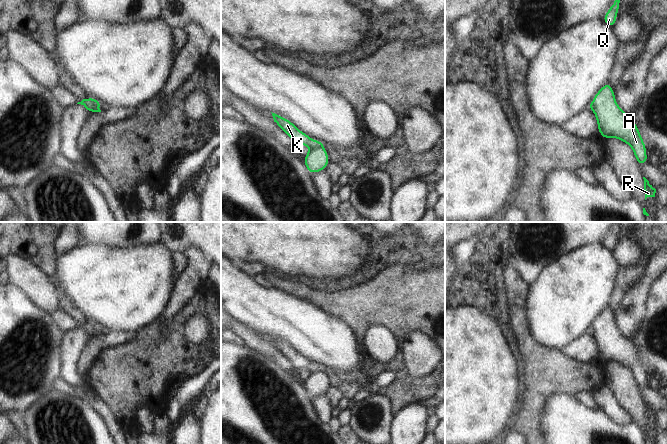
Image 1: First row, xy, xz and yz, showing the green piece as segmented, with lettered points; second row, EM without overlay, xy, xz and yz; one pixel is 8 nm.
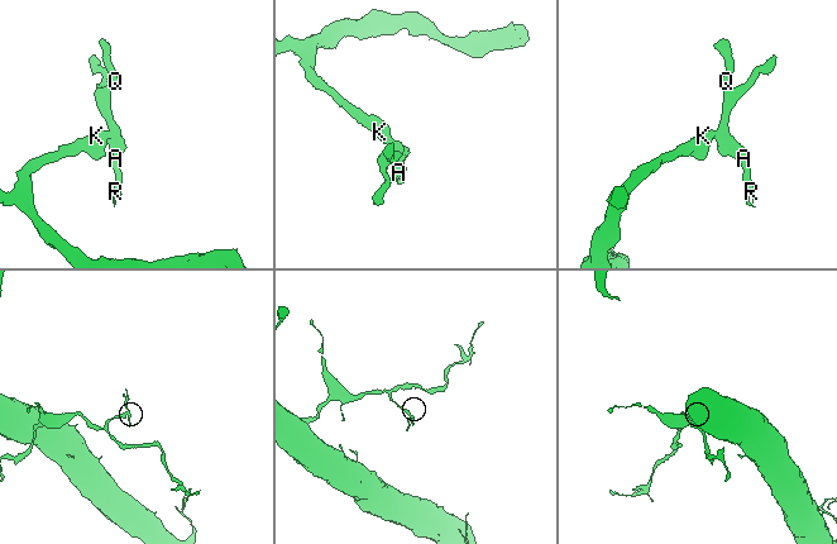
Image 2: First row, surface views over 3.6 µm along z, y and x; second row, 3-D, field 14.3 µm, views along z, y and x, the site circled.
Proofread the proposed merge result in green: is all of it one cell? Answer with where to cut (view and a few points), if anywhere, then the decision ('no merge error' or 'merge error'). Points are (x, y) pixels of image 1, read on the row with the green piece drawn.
xy (85, 98), (93, 106), (99, 108) | merge error

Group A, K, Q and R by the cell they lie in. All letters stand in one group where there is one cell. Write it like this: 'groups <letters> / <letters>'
groups A Q R / K

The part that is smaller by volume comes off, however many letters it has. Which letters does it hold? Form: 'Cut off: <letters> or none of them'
Cut off: A, Q, R

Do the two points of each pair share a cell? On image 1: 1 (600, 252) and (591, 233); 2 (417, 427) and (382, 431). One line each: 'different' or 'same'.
1: different
2: different

